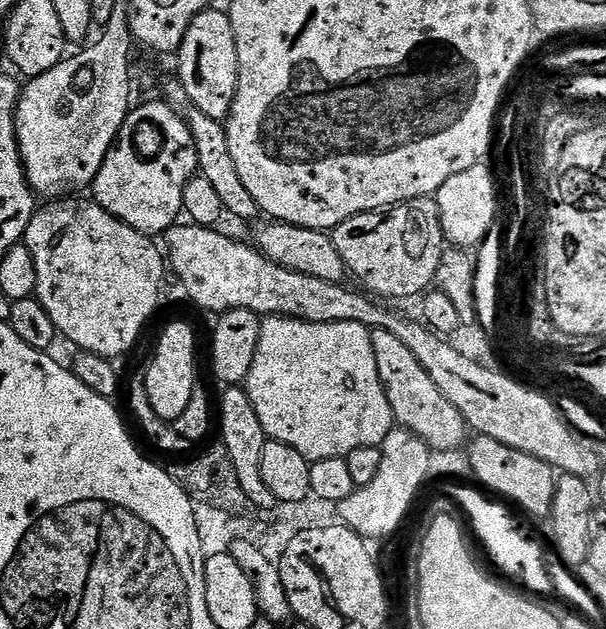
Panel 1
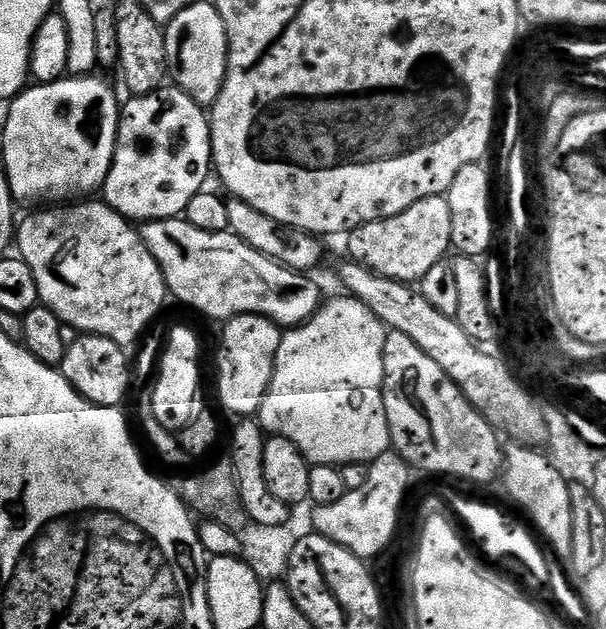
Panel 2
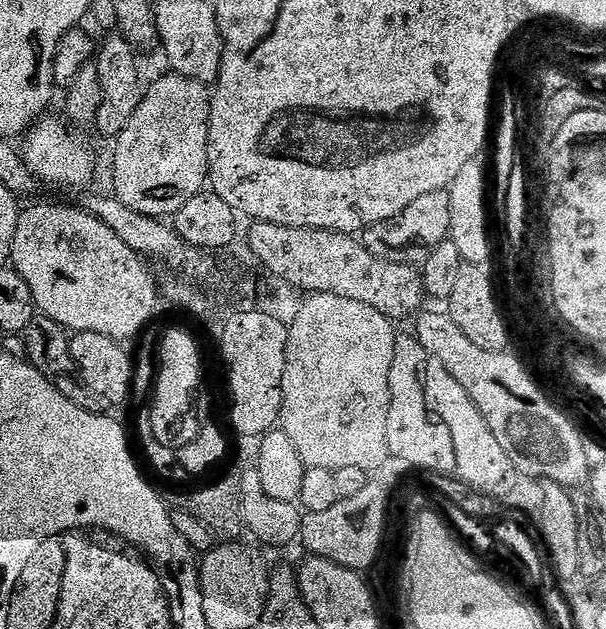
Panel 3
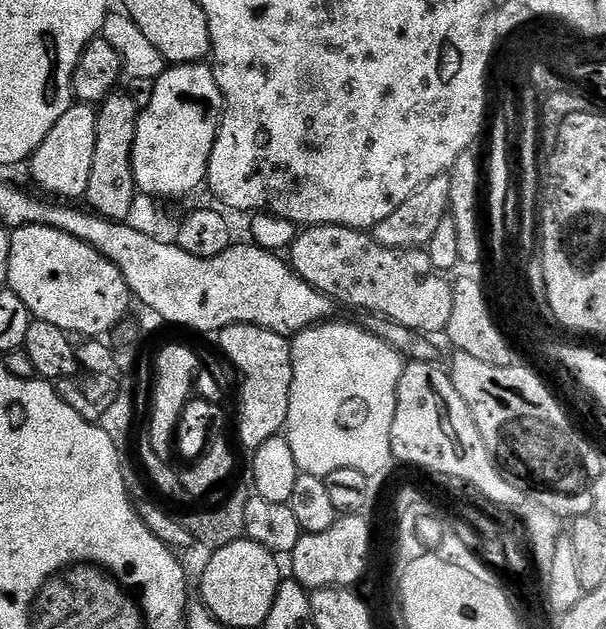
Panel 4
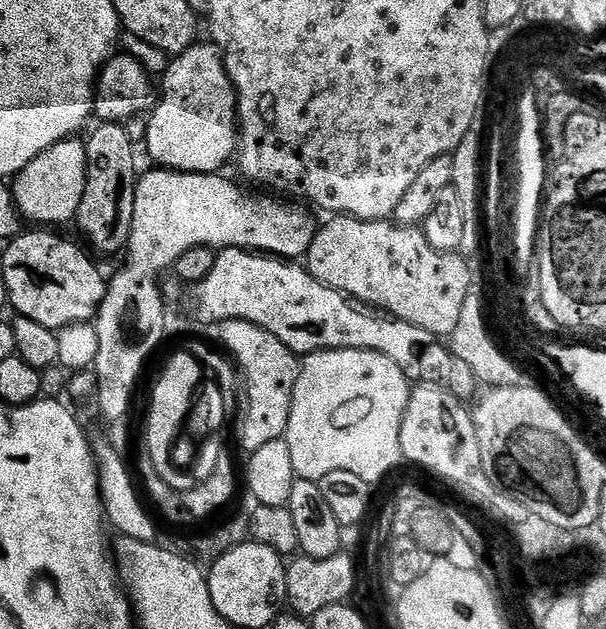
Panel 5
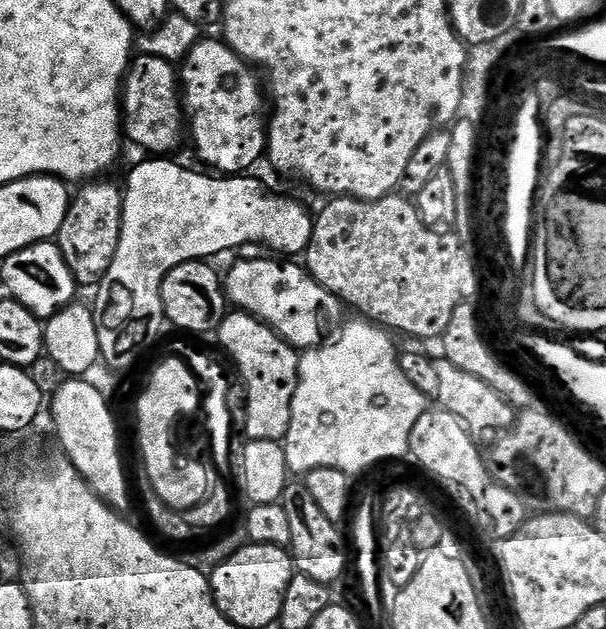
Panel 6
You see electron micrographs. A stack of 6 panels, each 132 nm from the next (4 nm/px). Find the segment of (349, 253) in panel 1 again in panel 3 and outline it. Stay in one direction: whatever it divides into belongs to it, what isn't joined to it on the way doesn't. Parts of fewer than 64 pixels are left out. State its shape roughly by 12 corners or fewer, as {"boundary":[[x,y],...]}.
{"boundary":[[450,194],[365,228],[374,258],[423,265],[450,236]]}

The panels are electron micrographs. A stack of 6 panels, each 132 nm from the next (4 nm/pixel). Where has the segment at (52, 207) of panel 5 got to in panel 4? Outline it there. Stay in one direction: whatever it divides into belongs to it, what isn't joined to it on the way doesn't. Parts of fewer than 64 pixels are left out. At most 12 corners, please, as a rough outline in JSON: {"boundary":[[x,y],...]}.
{"boundary":[[76,102],[30,157],[41,193],[87,197],[96,113]]}

